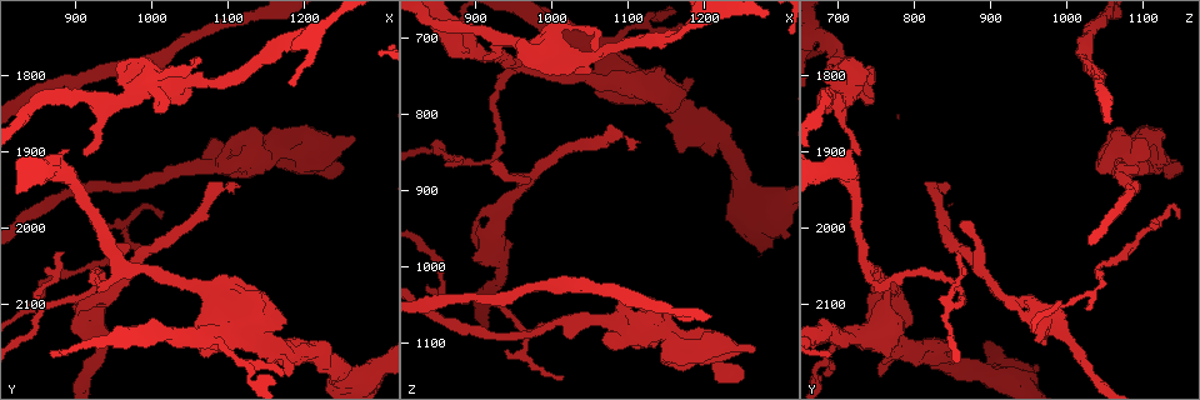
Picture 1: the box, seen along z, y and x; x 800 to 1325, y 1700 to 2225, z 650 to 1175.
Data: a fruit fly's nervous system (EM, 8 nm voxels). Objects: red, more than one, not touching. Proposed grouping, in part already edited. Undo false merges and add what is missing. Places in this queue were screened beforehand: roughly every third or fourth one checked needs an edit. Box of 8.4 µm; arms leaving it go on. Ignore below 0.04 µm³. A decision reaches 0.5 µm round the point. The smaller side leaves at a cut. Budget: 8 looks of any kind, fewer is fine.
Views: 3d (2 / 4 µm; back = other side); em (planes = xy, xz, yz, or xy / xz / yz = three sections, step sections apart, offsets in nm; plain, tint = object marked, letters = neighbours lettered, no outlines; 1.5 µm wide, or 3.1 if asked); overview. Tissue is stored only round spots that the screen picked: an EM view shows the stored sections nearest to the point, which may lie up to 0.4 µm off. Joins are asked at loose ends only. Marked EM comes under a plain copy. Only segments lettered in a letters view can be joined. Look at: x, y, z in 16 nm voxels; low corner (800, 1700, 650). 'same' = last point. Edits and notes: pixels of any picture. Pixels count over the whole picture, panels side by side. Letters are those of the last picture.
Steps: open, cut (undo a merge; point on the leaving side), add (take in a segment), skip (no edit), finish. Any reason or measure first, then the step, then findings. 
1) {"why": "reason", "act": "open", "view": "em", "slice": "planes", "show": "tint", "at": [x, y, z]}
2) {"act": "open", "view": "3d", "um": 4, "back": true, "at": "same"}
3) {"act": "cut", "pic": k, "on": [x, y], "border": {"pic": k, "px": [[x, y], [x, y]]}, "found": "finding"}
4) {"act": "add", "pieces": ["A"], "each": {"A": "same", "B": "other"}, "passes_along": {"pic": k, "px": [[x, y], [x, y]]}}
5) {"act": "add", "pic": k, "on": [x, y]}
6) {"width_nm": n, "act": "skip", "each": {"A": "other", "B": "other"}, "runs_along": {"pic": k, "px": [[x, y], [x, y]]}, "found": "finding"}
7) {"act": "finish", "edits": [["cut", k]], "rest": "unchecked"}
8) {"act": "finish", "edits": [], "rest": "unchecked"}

{"act": "open", "view": "em", "slice": "xz", "step": 8, "show": "letters", "at": [905, 2105, 940]}

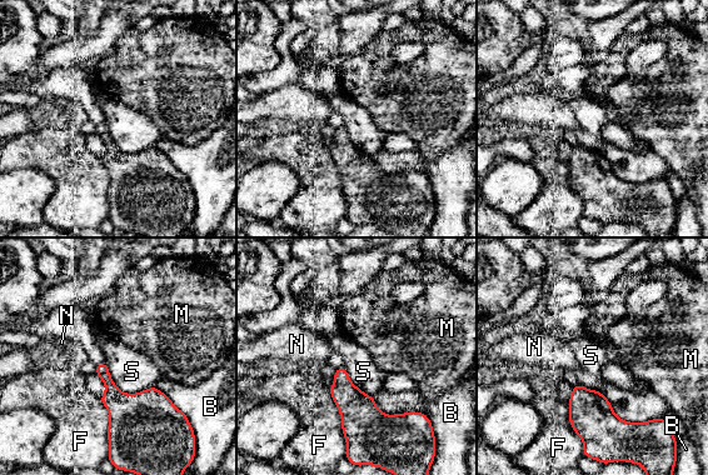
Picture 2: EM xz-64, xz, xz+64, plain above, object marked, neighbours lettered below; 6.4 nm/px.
{"act": "skip", "each": {"B": "other", "F": "other", "M": "other", "N": "other", "S": "other"}, "found": "no lettered segment goes on from it"}

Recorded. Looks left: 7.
{"why": "branch stops here", "act": "open", "view": "3d", "um": 2, "at": [1055, 1780, 720]}

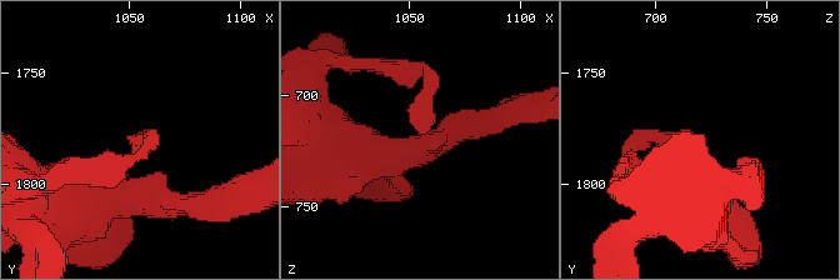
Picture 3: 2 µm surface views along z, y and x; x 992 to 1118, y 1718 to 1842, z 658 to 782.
{"act": "open", "view": "em", "slice": "planes", "show": "letters", "at": [1056, 1777, 719]}

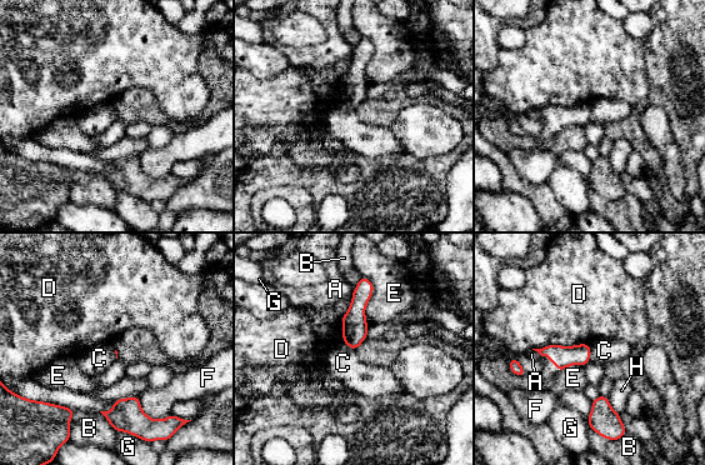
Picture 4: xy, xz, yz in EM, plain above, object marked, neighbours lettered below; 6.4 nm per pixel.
{"act": "skip", "each": {"A": "other", "B": "other", "C": "other", "D": "other", "E": "other", "F": "other", "G": "other", "H": "other"}, "border": {"pic": 4, "px": [[590, 346], [590, 359], [588, 361]]}, "found": "no lettered segment goes on from it"}

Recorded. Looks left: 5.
{"why": "end of a long branch", "act": "open", "view": "3d", "um": 2, "at": [1110, 1945, 840]}

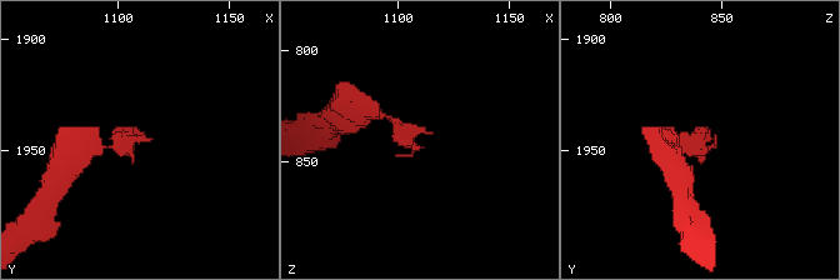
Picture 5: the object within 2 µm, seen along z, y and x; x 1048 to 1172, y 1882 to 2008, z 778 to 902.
{"act": "open", "view": "em", "slice": "planes", "show": "letters", "at": [1111, 1941, 844]}

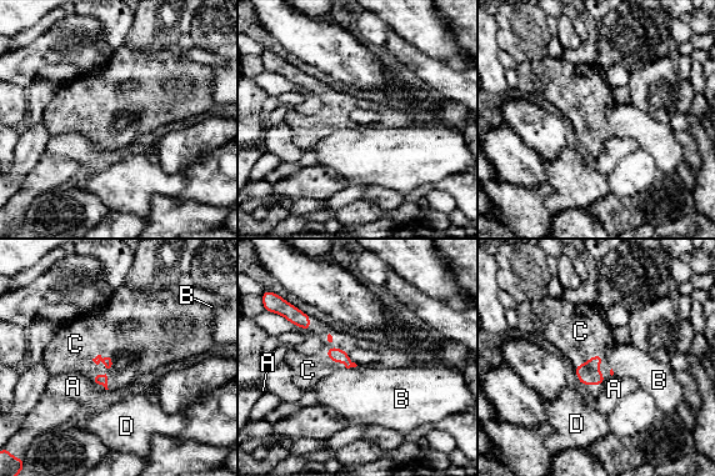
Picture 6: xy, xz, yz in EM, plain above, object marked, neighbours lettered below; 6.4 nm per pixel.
{"act": "add", "pieces": ["C"], "each": {"A": "other", "B": "other", "C": "same", "D": "other"}, "found": "it goes on there"}

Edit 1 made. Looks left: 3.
{"act": "finish", "edits": [["add", 6]], "rest": "unchecked"}

